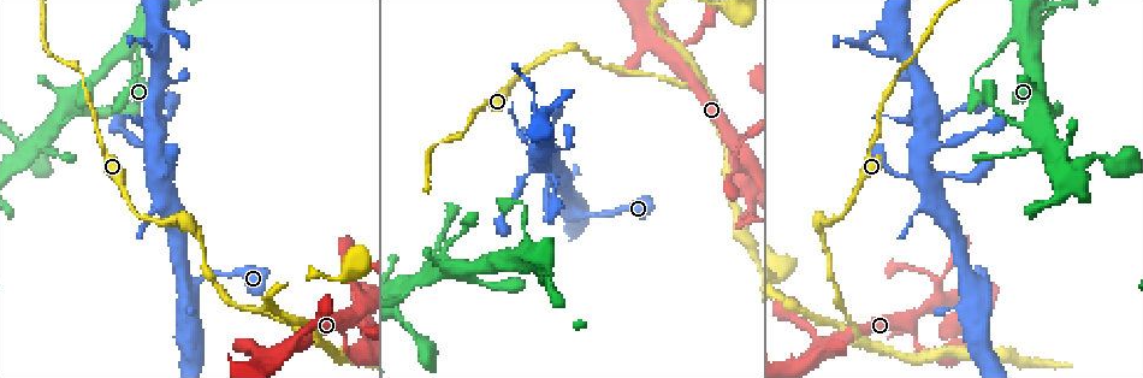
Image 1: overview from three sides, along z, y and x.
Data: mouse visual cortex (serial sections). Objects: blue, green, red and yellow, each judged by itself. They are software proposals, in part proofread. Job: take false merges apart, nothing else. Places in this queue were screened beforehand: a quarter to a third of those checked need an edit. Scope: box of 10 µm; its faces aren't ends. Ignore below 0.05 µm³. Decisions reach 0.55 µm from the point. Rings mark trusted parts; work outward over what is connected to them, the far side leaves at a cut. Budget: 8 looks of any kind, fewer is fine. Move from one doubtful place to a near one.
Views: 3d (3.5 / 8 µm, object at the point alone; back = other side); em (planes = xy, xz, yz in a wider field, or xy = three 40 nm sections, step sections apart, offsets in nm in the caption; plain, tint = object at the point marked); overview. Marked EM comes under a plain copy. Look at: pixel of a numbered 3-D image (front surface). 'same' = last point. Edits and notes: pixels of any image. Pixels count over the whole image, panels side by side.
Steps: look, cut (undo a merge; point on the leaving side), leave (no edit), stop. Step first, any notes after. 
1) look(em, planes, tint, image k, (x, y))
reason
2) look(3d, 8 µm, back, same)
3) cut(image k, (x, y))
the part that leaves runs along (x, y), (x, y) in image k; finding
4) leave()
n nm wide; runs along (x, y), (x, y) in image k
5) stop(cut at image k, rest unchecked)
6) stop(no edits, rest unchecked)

look(em, xy, step 2, tint, image 1, (139, 45))

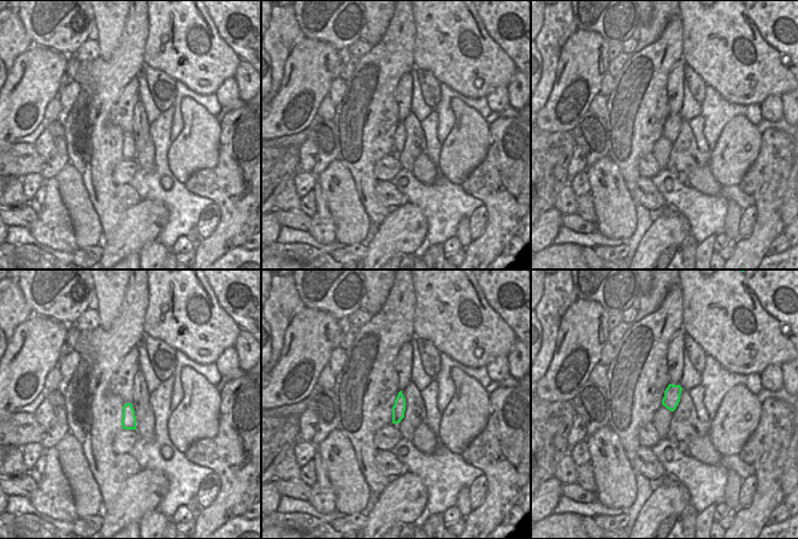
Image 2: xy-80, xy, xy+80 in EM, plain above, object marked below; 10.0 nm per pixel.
look(3d, 3.5 µm, back, same)

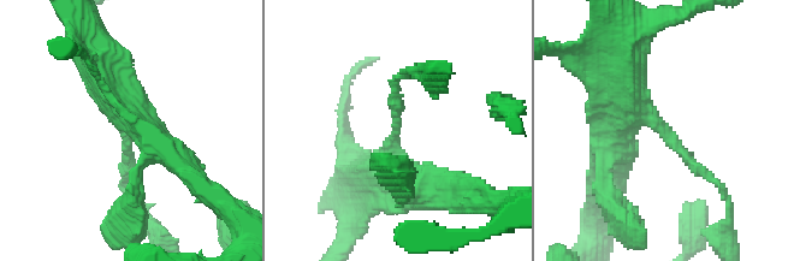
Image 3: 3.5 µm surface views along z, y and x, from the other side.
leave()
arms of 150, 450 nm; runs along (617, 134), (643, 112), (722, 189) in image 3; all the same cell

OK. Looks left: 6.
look(3d, 8 µm, image 1, (460, 236))
sharp bend

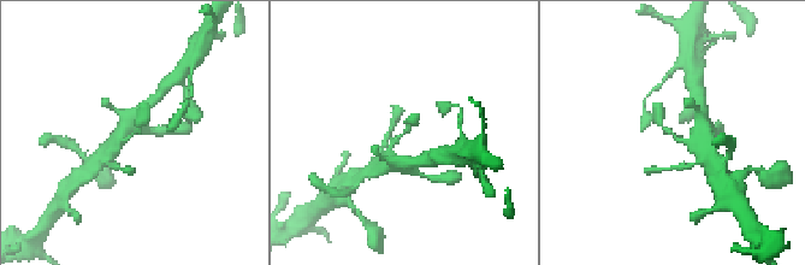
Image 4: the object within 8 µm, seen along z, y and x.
look(em, xy, step 1, tint, same)
arms of 200, 350 nm

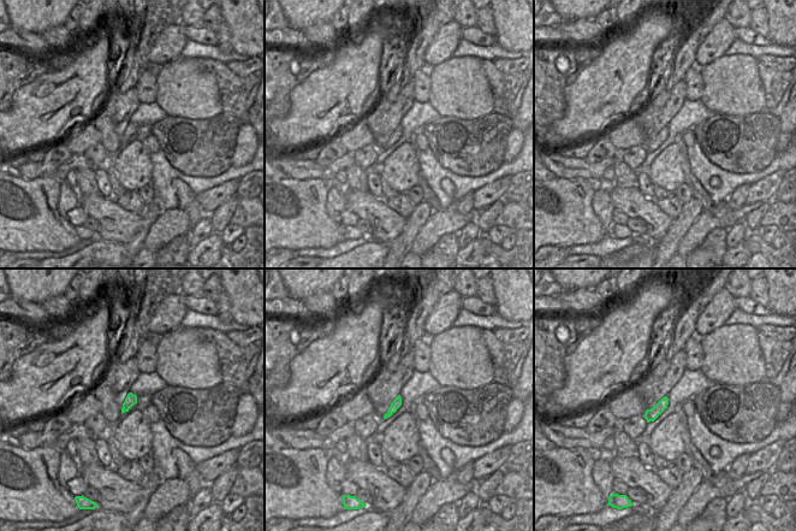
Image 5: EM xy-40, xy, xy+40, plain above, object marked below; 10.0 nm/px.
leave()
runs along (699, 135), (678, 141), (660, 123), (658, 109) in image 4; one cell here

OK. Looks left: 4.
look(3d, 3.5 µm, image 1, (23, 150))
sudden change in width

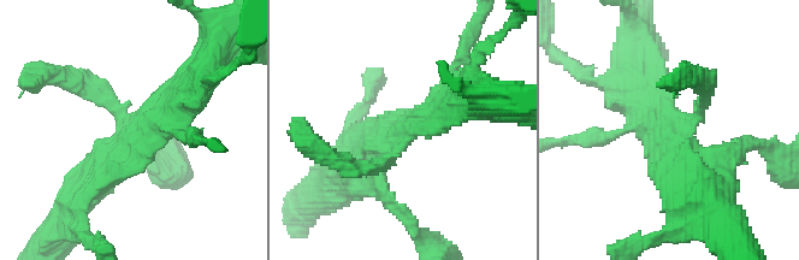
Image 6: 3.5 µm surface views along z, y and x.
look(em, xy, step 5, tint, image 6, (398, 137))

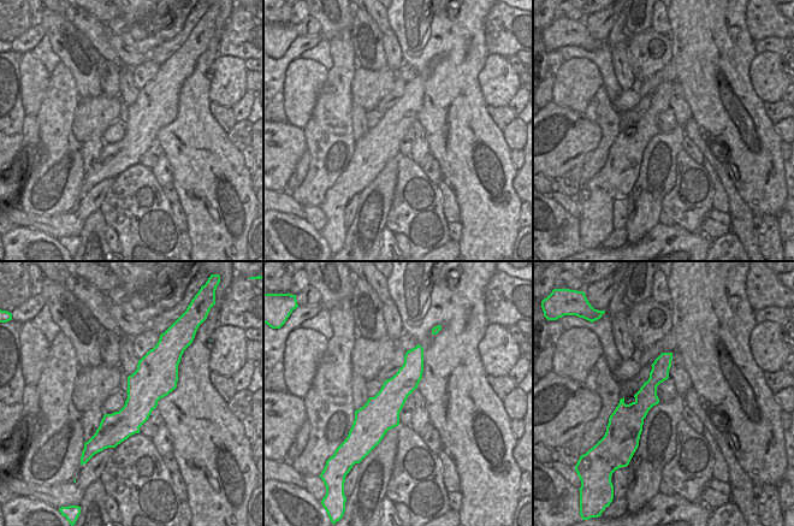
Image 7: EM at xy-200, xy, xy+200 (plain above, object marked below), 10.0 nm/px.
leave()
runs along (455, 100), (351, 169) in image 6; one cell here

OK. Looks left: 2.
stop(no edits, rest unchecked)

